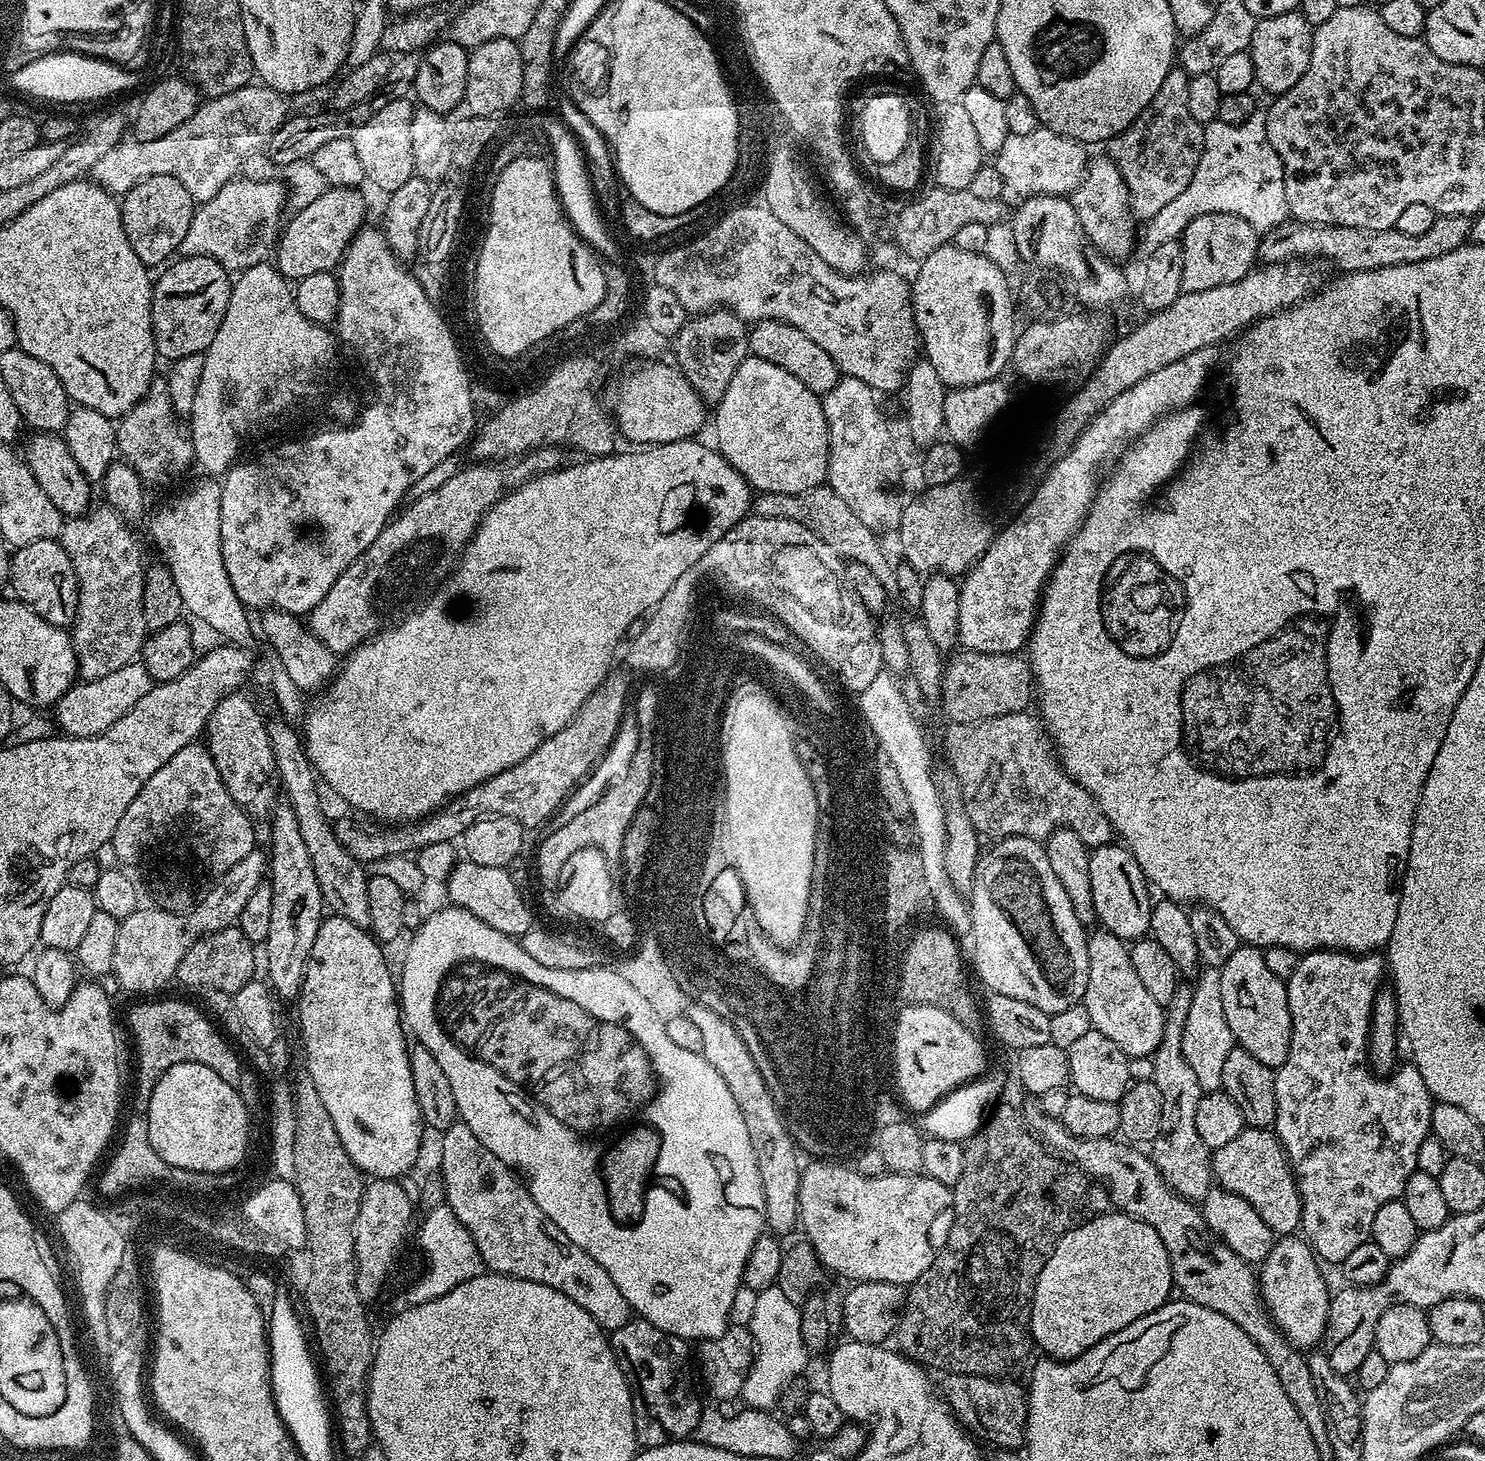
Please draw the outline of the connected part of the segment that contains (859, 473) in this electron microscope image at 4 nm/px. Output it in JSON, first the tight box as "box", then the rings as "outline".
{"box":[822,375,904,534],"outline":[[[841,375],[829,392],[823,393],[822,403],[828,427],[828,475],[826,484],[832,488],[858,514],[863,525],[877,534],[884,534],[887,528],[896,530],[904,504],[900,500],[900,456],[896,453],[896,440],[880,413],[876,389],[866,386],[866,382],[858,382],[858,378]]]}

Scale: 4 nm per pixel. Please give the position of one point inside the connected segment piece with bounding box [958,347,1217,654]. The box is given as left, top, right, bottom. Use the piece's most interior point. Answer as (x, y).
(1000, 594)

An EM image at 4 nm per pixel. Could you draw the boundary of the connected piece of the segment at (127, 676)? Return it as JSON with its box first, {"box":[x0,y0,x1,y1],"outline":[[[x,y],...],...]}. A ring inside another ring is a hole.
{"box":[54,661,152,737],"outline":[[[132,661],[105,677],[83,681],[72,686],[54,706],[54,719],[69,737],[96,737],[129,712],[149,692],[152,681],[143,663]]]}

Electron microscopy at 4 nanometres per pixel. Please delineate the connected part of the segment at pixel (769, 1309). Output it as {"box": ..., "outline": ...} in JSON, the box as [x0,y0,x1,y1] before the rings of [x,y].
{"box":[740,1285,810,1409],"outline":[[[776,1285],[757,1293],[753,1315],[748,1325],[754,1345],[754,1357],[740,1397],[747,1407],[773,1409],[784,1387],[806,1370],[804,1368],[810,1359],[810,1353],[802,1338],[802,1320],[803,1313],[799,1305],[790,1302],[790,1298]]]}

